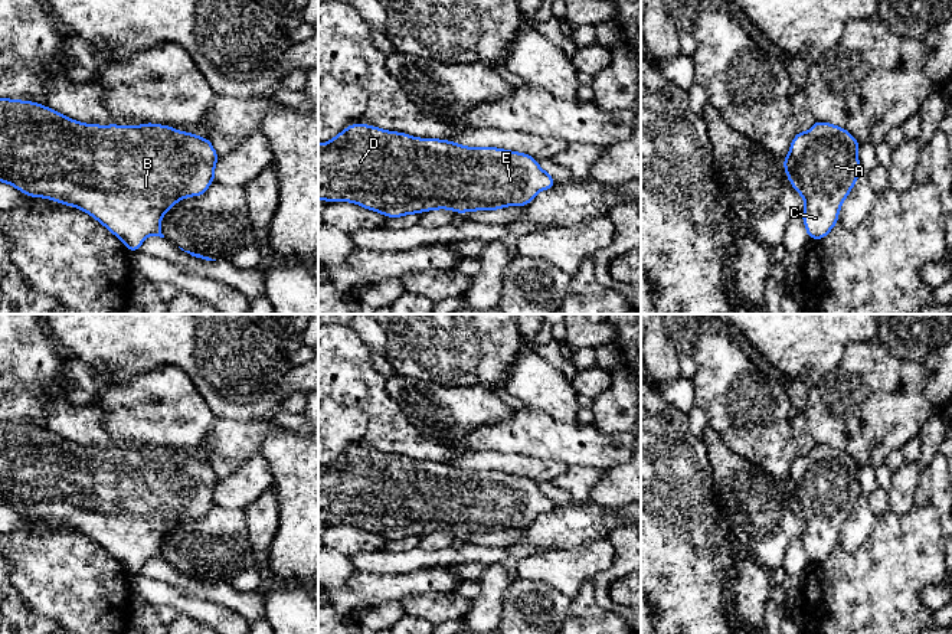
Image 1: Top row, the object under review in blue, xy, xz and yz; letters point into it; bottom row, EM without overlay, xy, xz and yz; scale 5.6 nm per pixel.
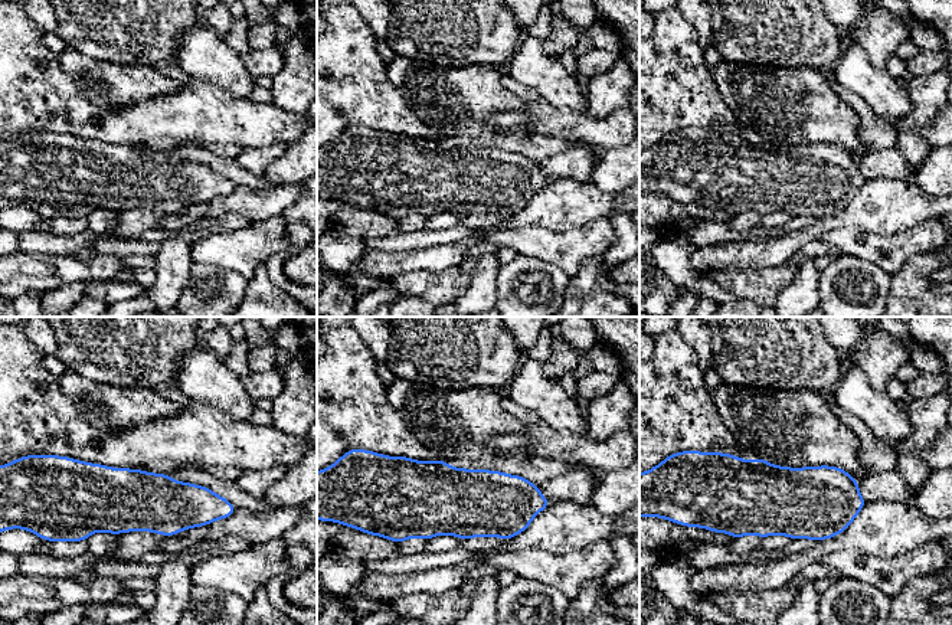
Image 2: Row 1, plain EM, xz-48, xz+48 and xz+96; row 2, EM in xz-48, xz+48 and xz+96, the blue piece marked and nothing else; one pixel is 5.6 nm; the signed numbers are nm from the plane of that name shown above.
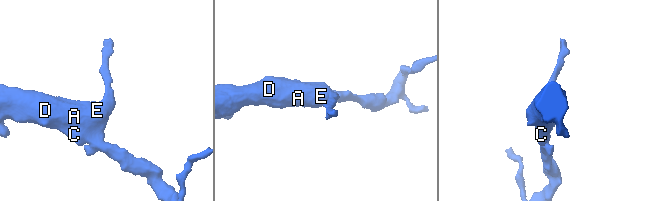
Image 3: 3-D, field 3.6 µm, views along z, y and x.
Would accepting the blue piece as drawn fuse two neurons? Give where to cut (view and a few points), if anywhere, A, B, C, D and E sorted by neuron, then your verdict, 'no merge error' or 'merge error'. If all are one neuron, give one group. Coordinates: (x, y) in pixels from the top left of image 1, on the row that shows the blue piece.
cut none; groups A B C D E; no merge error

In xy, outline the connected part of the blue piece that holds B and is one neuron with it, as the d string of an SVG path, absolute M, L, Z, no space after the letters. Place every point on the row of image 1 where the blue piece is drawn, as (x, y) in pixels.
M0 98L0 182L29 197L52 199L79 207L102 223L131 252L138 252L150 235L164 238L160 222L179 200L203 196L215 180L219 154L209 138L170 125L96 125L84 124L32 101Z

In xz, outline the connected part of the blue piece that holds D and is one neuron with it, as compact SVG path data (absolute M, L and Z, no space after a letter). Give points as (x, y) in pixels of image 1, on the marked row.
M350 124L333 140L318 144L318 199L328 203L353 202L387 218L436 209L464 213L497 210L511 205L527 206L539 192L554 184L556 180L537 164L536 158L524 153L495 147L464 147L451 140L418 138L367 124Z

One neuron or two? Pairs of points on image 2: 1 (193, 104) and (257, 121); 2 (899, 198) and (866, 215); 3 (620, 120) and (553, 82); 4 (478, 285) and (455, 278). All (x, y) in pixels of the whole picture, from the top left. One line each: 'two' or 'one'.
1: one
2: one
3: two
4: two

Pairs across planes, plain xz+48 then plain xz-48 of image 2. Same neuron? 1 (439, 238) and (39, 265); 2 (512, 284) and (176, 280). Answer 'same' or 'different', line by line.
1: different
2: different

